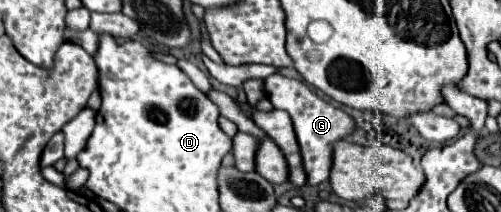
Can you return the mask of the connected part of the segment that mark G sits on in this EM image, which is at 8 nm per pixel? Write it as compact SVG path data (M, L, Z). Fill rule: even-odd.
M272 73L270 77L266 77L264 91L276 109L284 109L292 117L294 131L296 131L300 151L302 151L302 159L304 159L304 167L306 167L306 175L308 175L308 183L318 185L318 183L326 181L330 175L330 169L332 169L334 143L354 131L354 127L356 127L354 119L348 113L344 113L342 109L320 99L302 81L286 77L282 73Z

